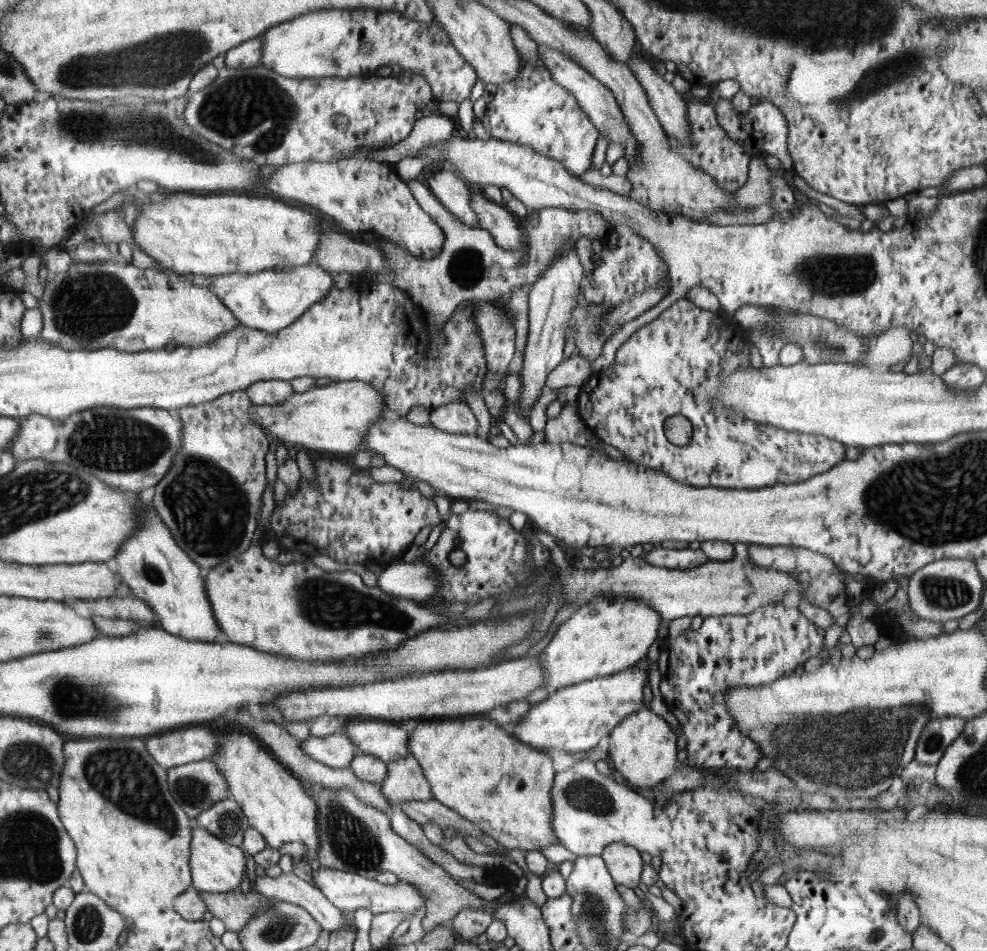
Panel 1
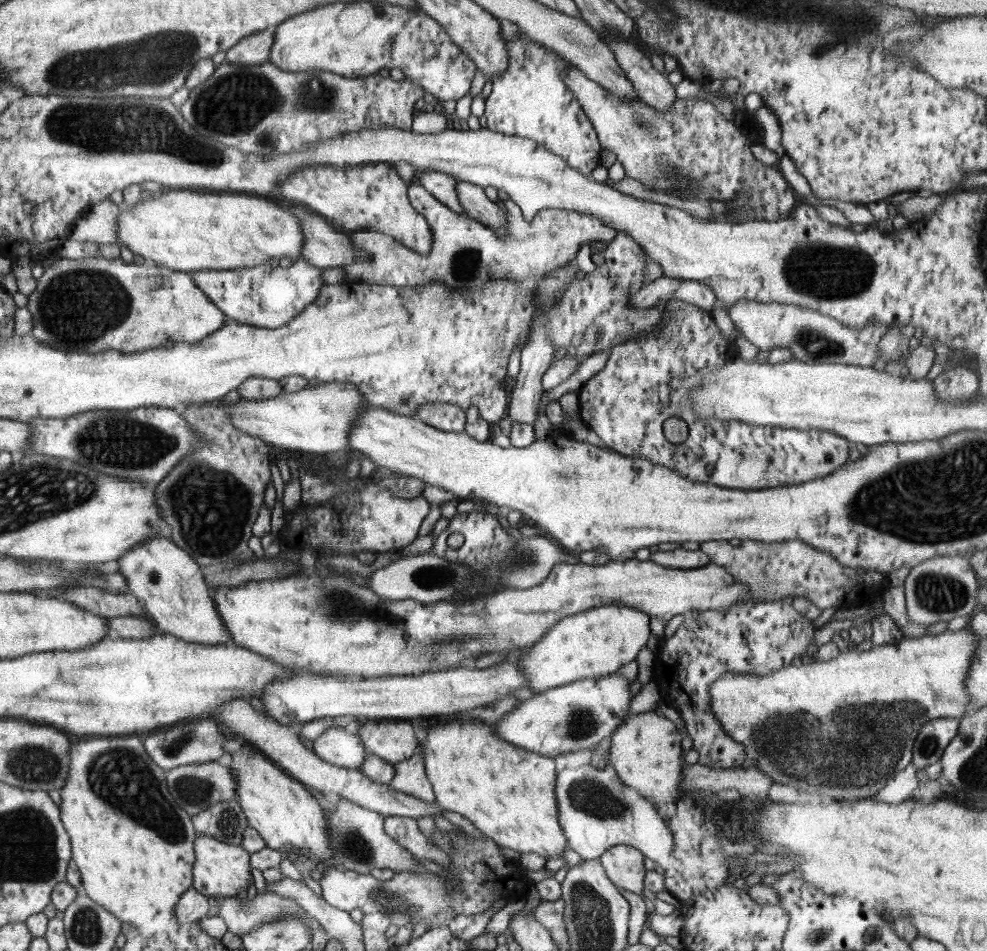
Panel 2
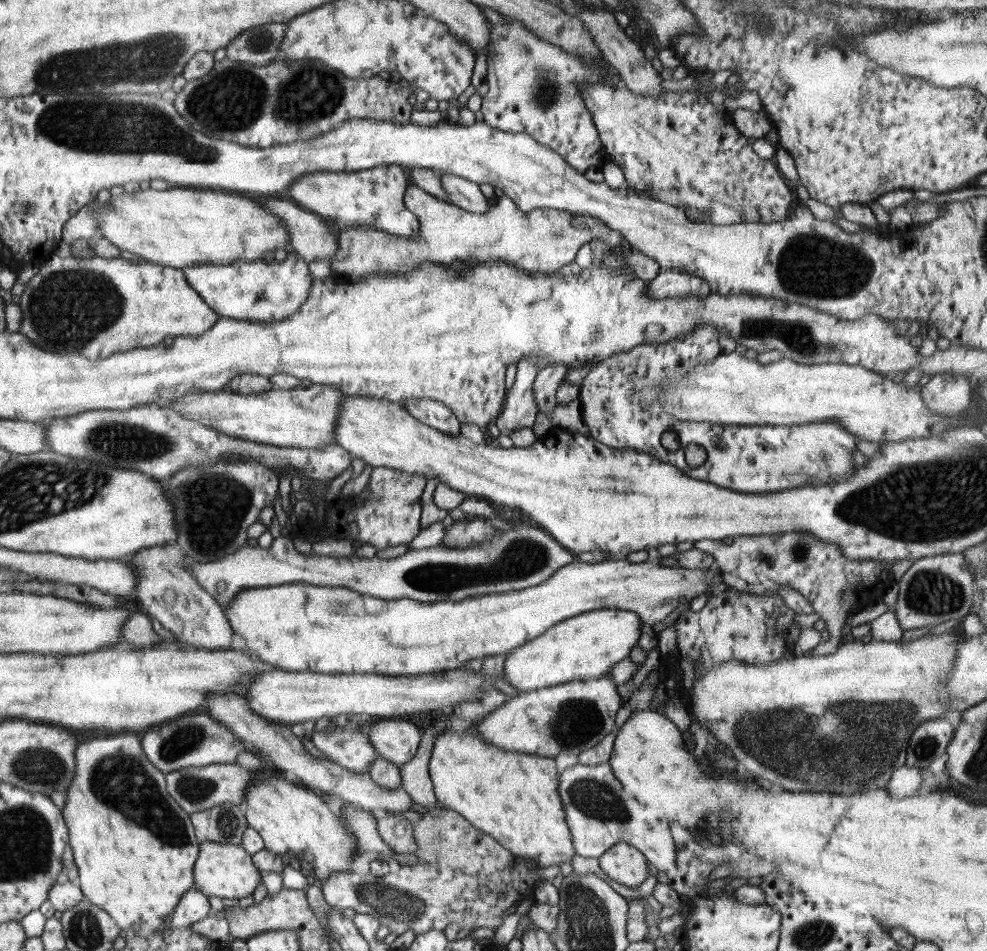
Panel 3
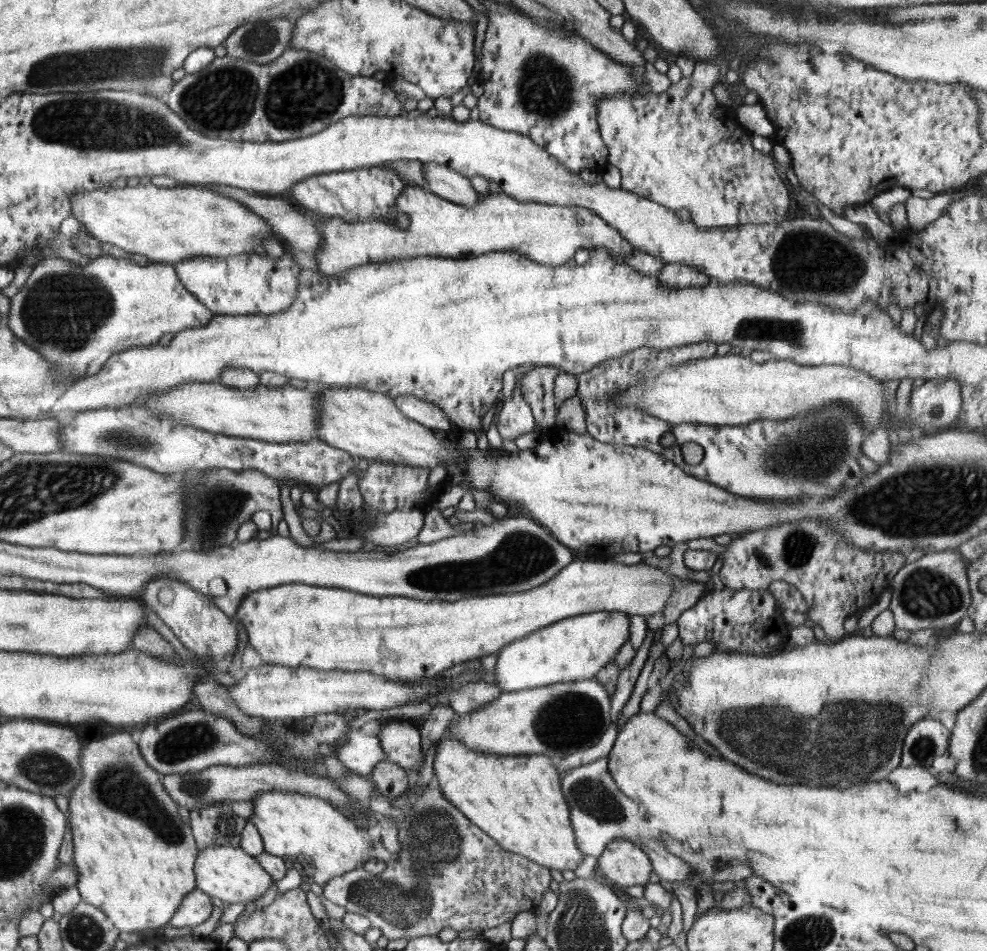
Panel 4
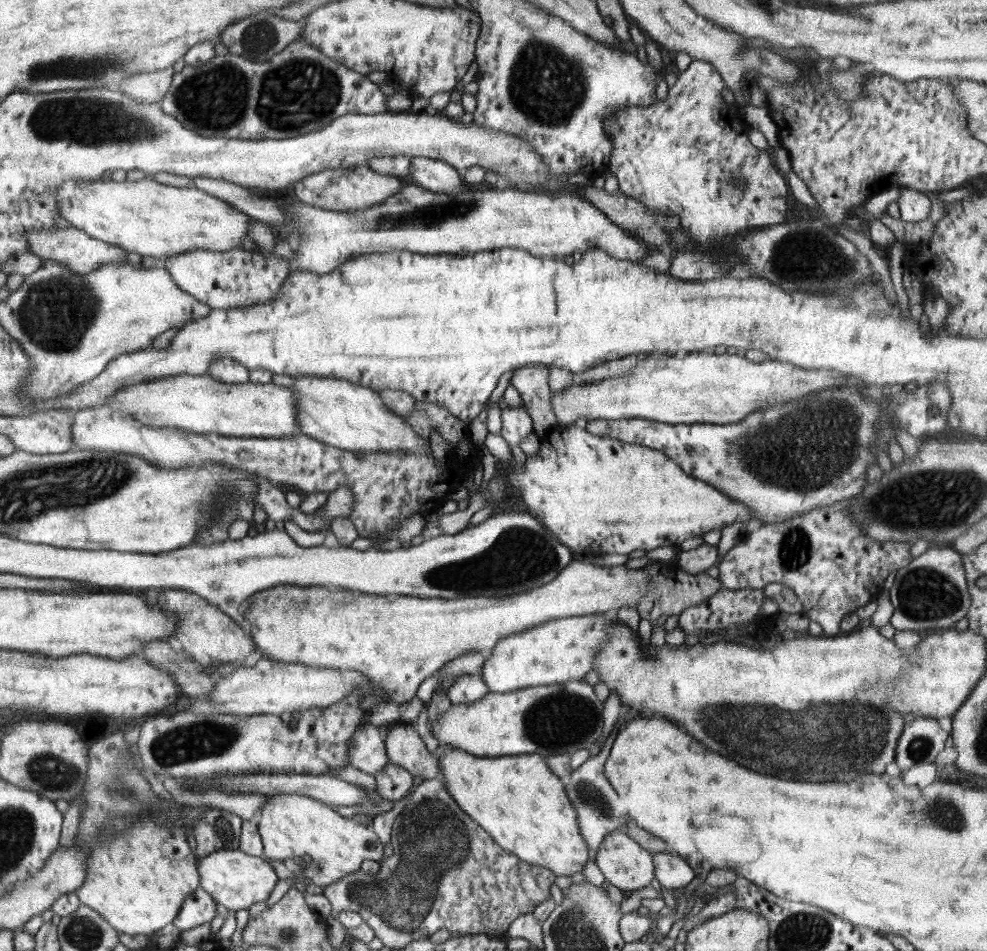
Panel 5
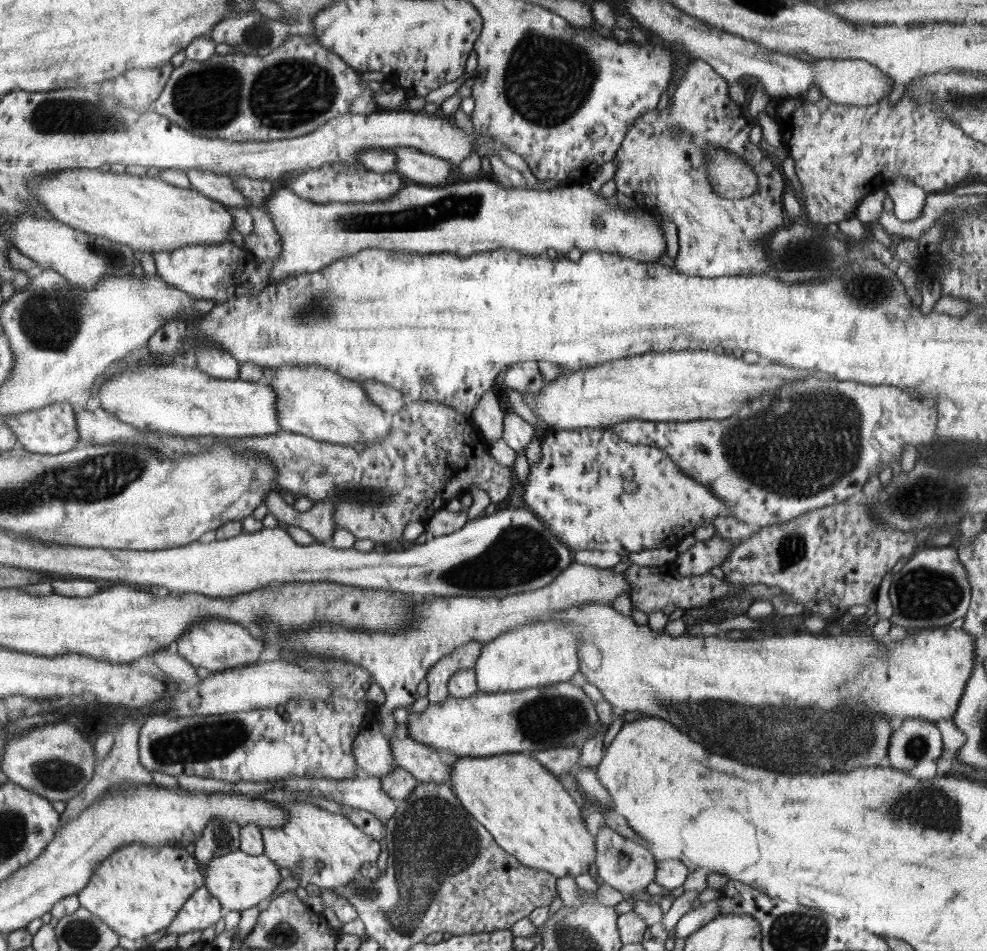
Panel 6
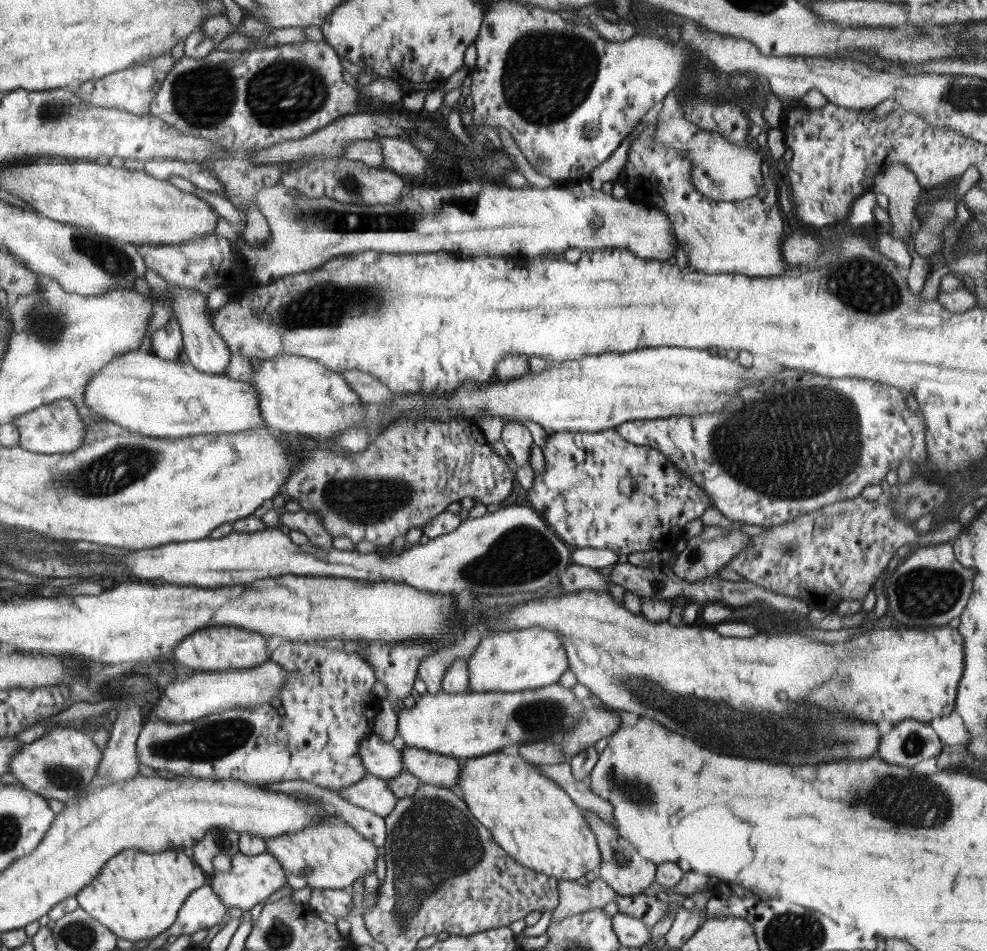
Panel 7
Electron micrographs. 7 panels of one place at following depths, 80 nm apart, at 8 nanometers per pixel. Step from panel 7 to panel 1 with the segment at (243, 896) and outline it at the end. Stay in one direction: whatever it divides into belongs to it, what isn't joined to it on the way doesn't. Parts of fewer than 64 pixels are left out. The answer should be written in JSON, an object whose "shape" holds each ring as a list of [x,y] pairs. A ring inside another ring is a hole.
{"shape":[[[196,824],[195,833],[192,834],[192,878],[194,889],[198,892],[224,893],[232,892],[244,878],[246,870],[246,856],[240,848],[230,843],[224,843],[222,839],[215,838],[204,827]]]}

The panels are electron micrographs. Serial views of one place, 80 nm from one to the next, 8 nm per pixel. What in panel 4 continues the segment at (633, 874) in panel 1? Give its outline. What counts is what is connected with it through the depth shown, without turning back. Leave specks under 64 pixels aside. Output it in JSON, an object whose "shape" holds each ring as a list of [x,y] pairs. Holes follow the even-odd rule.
{"shape":[[[614,839],[598,858],[598,871],[619,887],[628,888],[648,884],[653,867],[646,853],[636,844]]]}

